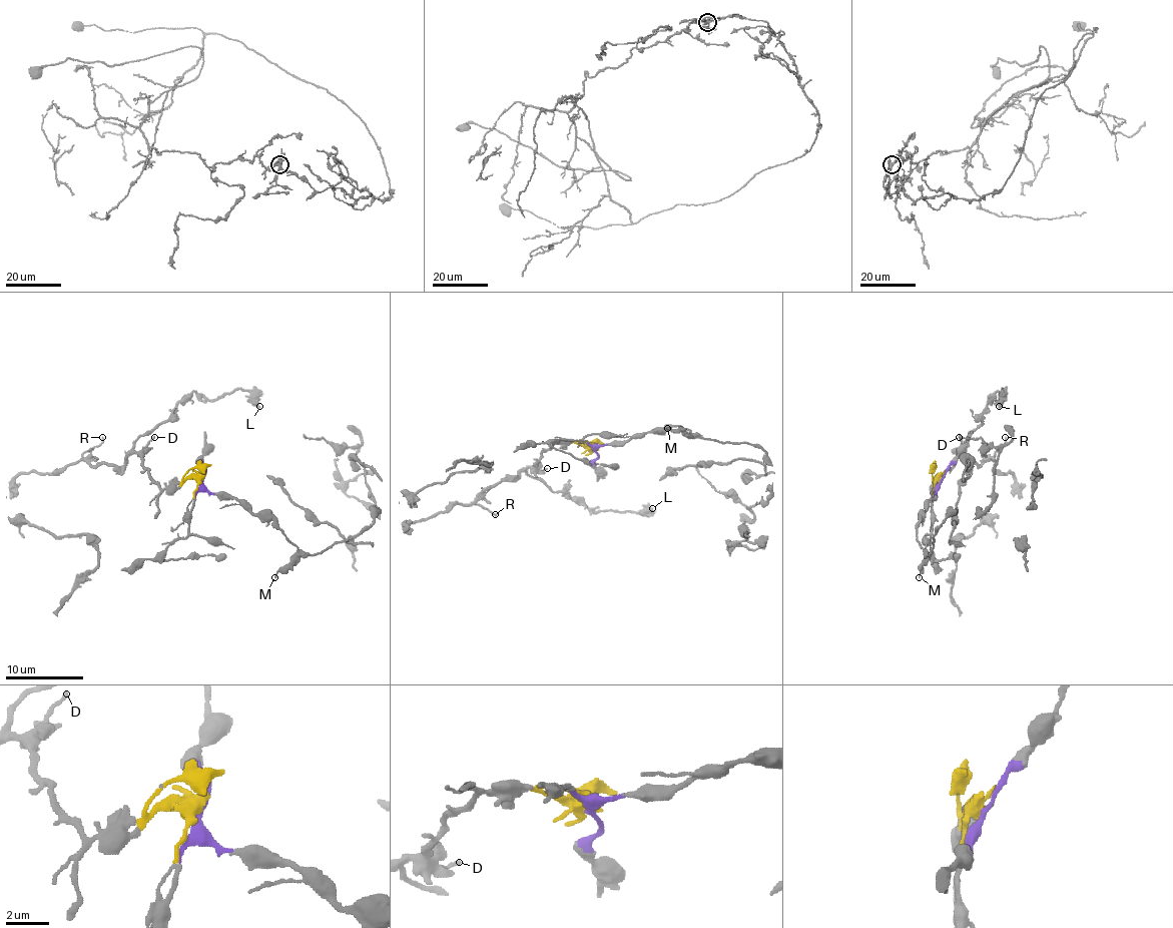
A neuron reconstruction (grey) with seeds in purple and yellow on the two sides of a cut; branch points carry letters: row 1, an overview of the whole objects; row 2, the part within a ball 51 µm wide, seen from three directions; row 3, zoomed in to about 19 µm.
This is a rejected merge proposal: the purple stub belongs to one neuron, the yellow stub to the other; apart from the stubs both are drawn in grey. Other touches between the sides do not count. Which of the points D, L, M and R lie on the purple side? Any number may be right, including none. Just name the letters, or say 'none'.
M

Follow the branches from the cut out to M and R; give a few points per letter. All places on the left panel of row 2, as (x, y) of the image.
M: (199, 477), (211, 493), (227, 493), (236, 497), (252, 513), (262, 513), (298, 548), (296, 556), (274, 577)
R: (199, 477), (172, 481), (162, 489), (137, 454), (121, 466), (82, 456), (101, 436)

